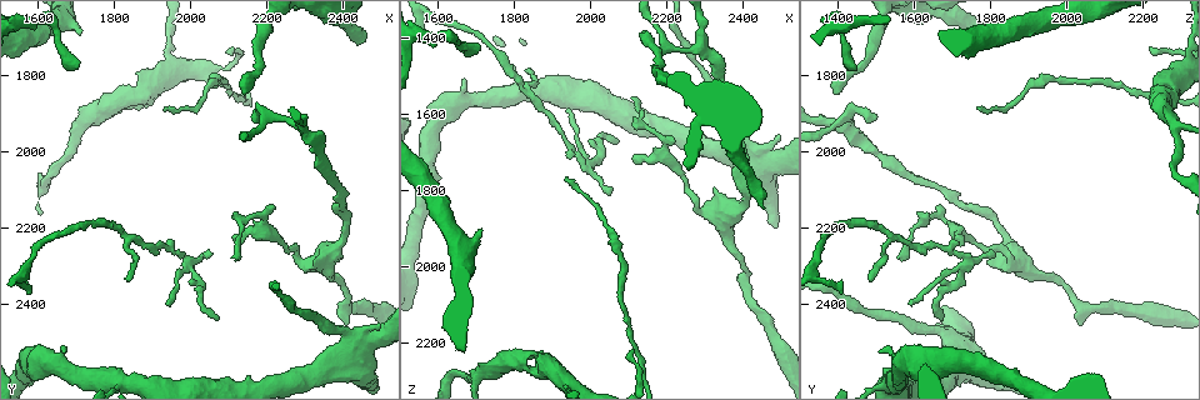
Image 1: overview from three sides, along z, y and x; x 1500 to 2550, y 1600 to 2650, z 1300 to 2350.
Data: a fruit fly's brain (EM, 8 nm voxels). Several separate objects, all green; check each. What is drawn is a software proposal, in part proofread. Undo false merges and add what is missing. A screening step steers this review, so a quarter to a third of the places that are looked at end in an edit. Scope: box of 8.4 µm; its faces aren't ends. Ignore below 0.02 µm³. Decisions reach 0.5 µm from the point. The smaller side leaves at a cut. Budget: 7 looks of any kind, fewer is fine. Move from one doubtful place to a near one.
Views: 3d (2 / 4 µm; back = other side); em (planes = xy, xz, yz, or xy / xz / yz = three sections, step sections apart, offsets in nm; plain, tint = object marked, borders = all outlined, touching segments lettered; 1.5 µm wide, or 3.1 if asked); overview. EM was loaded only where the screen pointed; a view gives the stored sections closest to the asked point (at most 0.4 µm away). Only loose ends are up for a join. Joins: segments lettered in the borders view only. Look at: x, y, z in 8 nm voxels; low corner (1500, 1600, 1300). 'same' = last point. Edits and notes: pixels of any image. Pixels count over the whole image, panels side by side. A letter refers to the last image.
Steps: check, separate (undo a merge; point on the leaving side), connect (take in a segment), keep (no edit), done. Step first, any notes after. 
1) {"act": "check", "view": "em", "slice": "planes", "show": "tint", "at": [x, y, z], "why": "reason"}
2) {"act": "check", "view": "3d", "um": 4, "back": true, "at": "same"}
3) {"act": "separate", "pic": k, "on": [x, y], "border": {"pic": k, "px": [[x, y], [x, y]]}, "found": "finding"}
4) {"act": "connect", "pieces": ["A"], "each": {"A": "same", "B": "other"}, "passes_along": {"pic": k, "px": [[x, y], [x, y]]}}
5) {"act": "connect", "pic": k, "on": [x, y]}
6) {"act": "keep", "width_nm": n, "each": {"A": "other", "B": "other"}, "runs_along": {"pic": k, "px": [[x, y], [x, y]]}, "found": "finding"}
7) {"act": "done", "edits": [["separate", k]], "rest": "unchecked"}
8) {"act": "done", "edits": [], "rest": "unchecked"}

{"act": "check", "view": "3d", "um": 4, "at": [2405, 2350, 2005], "why": "calibre changes"}

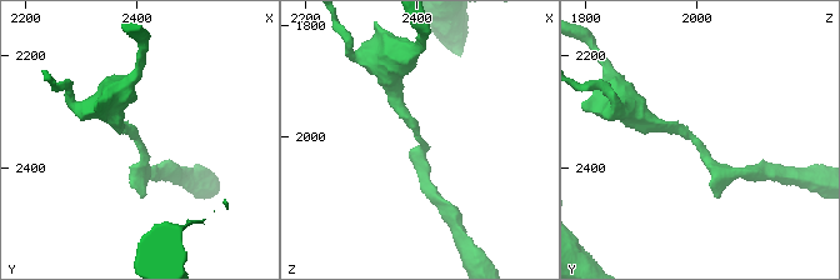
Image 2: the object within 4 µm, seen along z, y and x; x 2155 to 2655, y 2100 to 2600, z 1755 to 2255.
{"act": "check", "view": "em", "slice": "planes", "show": "tint", "at": [2400, 2355, 2000], "arm_widths_nm": [190, 220], "why": "need the tissue"}

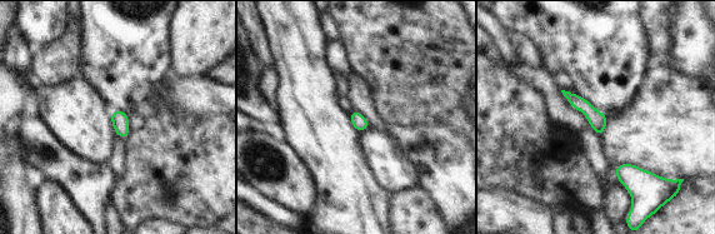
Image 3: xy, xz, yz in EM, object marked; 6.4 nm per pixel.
{"act": "check", "view": "em", "slice": "planes", "show": "borders", "at": "same", "why": "what lies round it"}

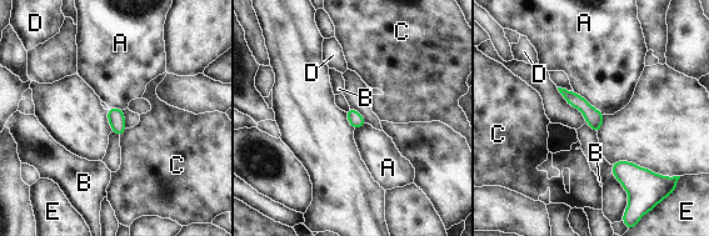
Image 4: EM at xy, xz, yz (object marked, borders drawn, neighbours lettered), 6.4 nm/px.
{"act": "keep", "each": {"A": "other", "B": "other", "C": "other", "D": "other", "E": "other"}, "border": {"pic": 4, "px": [[573, 89], [603, 114]]}, "found": "one cell here"}

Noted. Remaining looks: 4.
{"act": "check", "view": "em", "slice": "yz", "step": 8, "show": "borders", "at": [2055, 2275, 1815], "why": "thin end"}

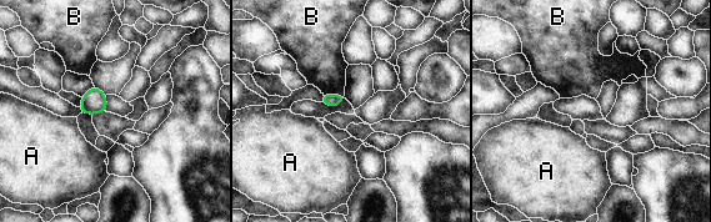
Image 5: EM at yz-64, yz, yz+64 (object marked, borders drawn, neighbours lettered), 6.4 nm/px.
{"act": "check", "view": "em", "slice": "planes", "show": "borders", "at": "same", "why": "another direction"}

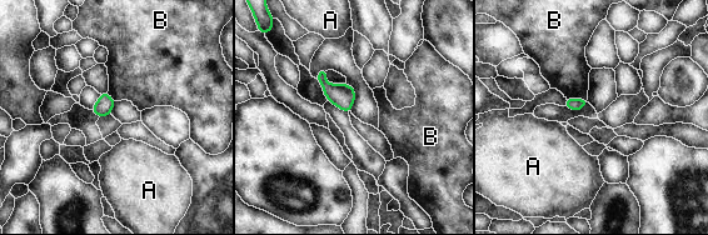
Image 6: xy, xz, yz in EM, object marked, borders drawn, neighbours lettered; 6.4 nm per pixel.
{"act": "keep", "each": {"A": "other", "B": "other"}, "border": {"pic": 6, "px": [[566, 96], [587, 99]]}, "found": "no lettered segment goes on from it"}

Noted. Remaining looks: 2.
{"act": "check", "view": "em", "slice": "xz", "step": 8, "show": "tint", "at": [1935, 1880, 1770], "why": "branch stops here"}

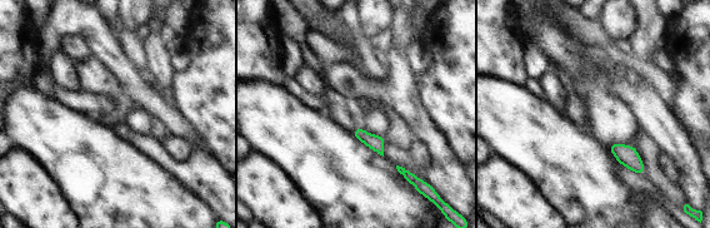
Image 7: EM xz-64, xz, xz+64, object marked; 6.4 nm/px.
{"act": "check", "view": "em", "slice": "planes", "show": "borders", "at": "same"}

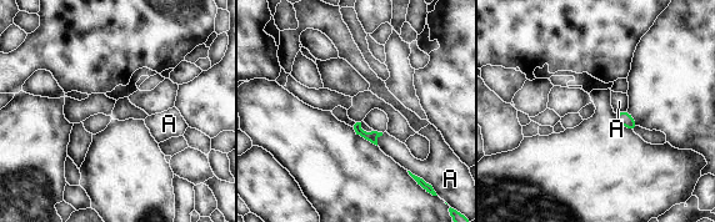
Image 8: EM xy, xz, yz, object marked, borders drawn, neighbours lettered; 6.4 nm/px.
{"act": "keep", "each": {"A": "other"}, "border": {"pic": 8, "px": [[408, 170], [425, 181]]}, "found": "no lettered segment goes on from it"}

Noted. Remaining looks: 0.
{"act": "done", "edits": [], "rest": "unchecked"}

